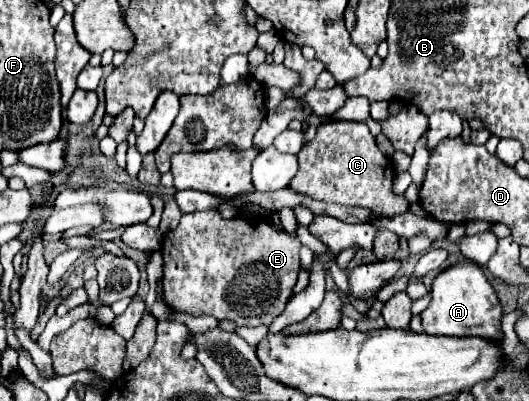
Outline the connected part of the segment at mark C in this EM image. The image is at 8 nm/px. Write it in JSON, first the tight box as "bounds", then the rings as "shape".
{"bounds":[289,122,409,216],"shape":[[[325,122],[317,128],[317,136],[299,152],[299,172],[289,188],[315,200],[365,206],[377,214],[395,216],[407,212],[409,202],[391,192],[393,178],[393,162],[377,148],[367,124]]]}

